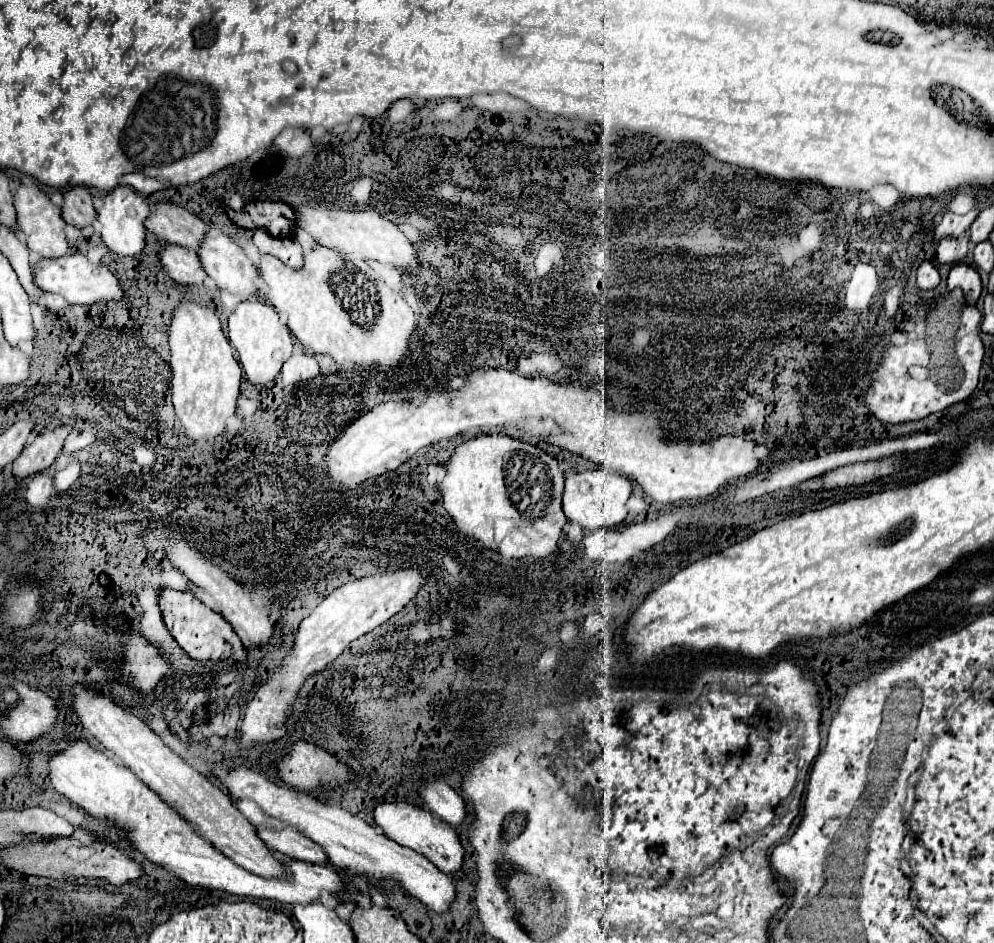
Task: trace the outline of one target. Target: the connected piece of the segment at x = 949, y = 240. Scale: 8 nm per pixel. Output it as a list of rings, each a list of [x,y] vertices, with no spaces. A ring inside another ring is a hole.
[[[962,234],[958,238],[946,236],[938,242],[936,260],[940,264],[958,264],[966,258],[966,252],[968,252],[968,234]]]

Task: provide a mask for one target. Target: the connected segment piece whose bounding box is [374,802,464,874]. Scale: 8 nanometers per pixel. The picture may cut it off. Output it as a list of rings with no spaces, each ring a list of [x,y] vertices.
[[[382,802],[374,808],[374,822],[382,828],[384,836],[394,840],[400,846],[406,846],[418,854],[422,854],[426,860],[430,860],[440,872],[454,874],[462,868],[462,856],[464,848],[458,840],[458,834],[452,826],[430,814],[428,810],[408,804],[408,802]]]

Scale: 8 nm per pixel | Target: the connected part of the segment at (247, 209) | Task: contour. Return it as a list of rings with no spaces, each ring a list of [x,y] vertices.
[[[248,202],[240,212],[226,208],[228,218],[242,228],[268,228],[274,236],[286,236],[294,232],[294,212],[284,202]]]

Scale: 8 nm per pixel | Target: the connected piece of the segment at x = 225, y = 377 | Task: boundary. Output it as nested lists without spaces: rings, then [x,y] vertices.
[[[180,302],[172,314],[168,342],[172,354],[172,402],[188,438],[200,440],[204,434],[222,434],[226,430],[226,418],[236,410],[242,368],[234,358],[234,350],[222,332],[216,312],[196,302]]]

